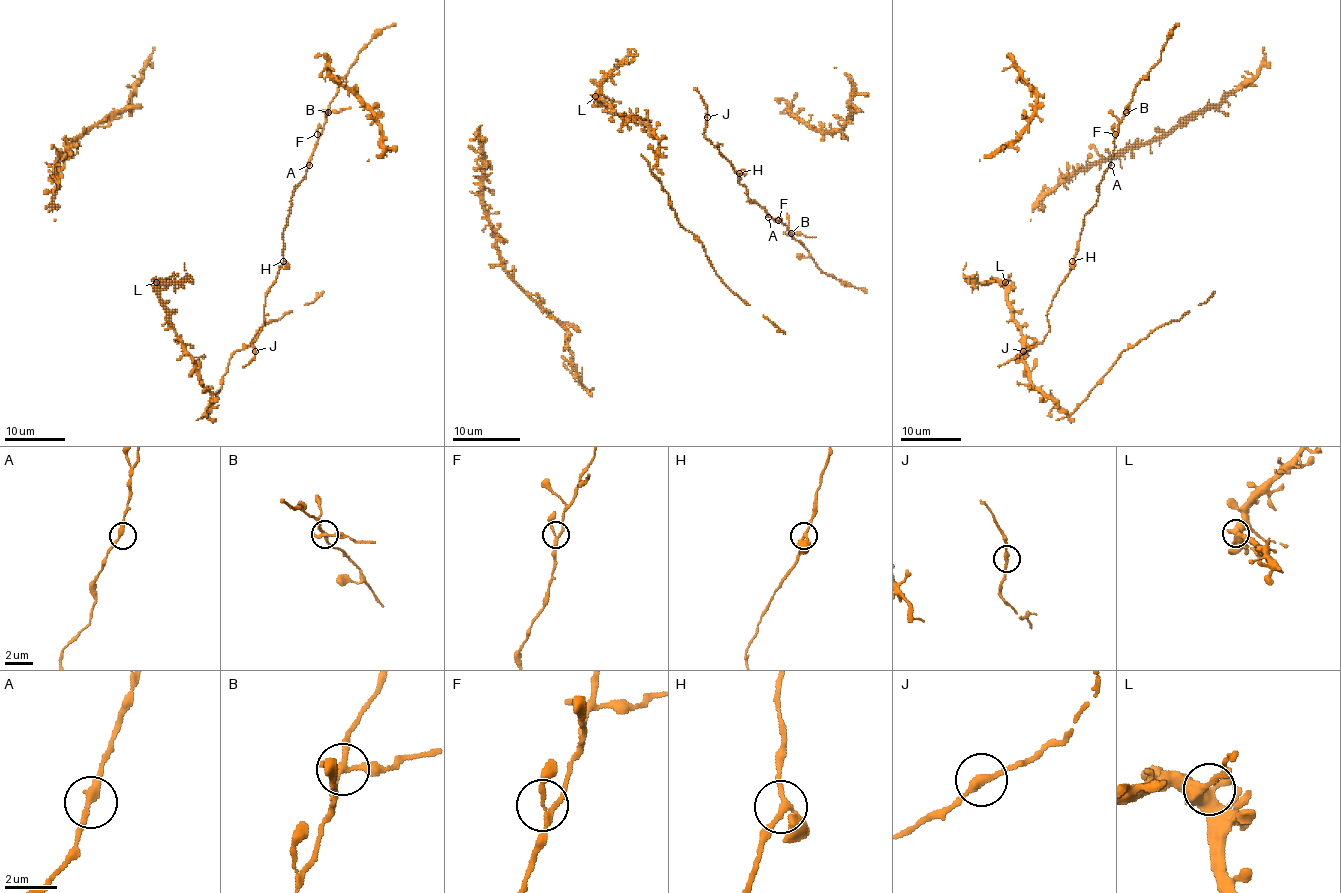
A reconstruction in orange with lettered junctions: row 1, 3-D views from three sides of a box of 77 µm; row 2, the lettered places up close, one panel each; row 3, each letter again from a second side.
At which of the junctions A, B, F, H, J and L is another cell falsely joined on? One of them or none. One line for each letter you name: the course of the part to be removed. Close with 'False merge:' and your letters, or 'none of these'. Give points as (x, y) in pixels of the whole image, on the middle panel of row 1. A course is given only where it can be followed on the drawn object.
B: Course of the part to remove: (790, 234), (816, 237)
False merge: B

